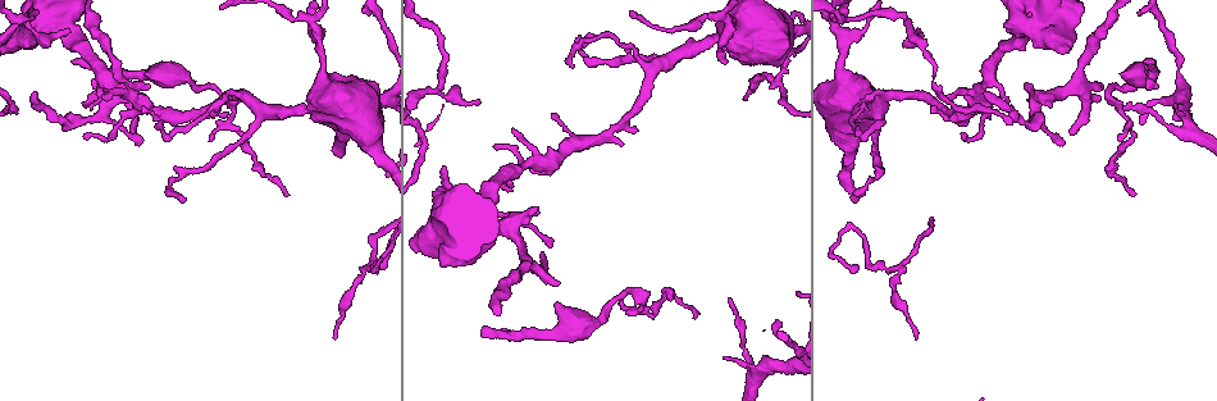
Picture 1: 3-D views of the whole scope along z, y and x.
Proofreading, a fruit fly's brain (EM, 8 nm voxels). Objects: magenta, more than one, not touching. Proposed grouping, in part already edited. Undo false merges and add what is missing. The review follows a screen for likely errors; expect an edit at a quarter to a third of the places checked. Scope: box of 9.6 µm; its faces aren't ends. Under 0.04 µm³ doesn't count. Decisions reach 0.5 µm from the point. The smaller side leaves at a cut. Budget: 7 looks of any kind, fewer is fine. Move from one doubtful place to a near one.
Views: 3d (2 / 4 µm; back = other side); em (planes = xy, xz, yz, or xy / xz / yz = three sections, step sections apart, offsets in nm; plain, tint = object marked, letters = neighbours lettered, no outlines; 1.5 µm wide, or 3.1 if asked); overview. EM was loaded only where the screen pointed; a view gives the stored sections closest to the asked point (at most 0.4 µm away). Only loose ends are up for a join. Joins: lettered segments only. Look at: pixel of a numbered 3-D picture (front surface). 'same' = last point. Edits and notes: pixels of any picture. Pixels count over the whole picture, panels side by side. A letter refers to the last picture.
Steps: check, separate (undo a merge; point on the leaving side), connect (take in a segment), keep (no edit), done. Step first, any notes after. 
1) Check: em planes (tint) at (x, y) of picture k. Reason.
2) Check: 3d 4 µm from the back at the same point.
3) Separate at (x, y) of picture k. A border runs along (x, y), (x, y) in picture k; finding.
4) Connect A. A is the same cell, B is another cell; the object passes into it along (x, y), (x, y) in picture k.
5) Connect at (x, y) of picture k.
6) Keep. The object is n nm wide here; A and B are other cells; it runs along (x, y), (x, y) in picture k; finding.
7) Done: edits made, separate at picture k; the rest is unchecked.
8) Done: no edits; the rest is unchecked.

Check: 3d 4 µm at (31, 26) of picture 1. A fork.

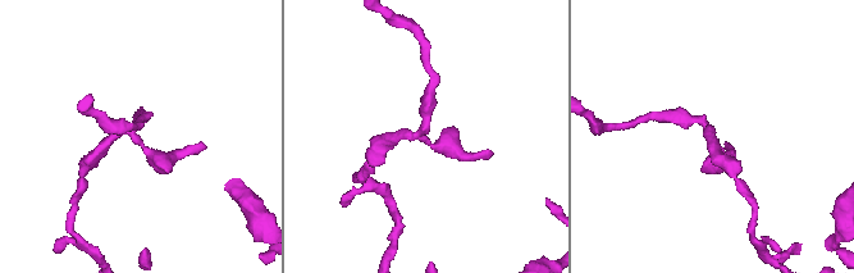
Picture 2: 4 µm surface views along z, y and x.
Check: em planes (plain) at (138, 138) of picture 2. Shape alone is not enough.

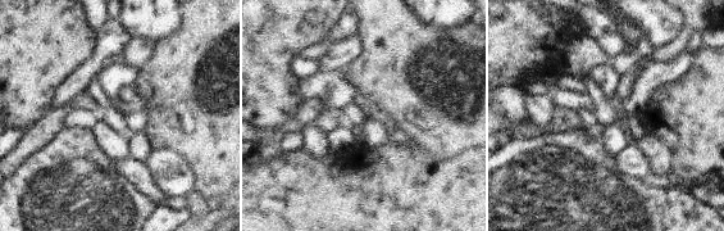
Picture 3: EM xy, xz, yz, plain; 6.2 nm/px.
Check: em planes (letters) at the same point. What lies round it.

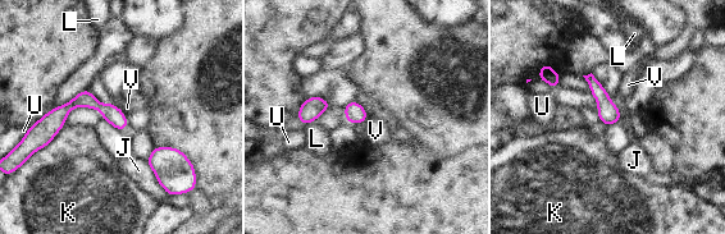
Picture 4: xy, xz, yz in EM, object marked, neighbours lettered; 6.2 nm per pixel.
Separate at (86, 99) of picture 4. The object is 110 nm wide here; the longest contact is with J, 240 nm; J, K, L, U and V are other cells; a second neuron is stuck on.

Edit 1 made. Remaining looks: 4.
Check: overview. Redraw.

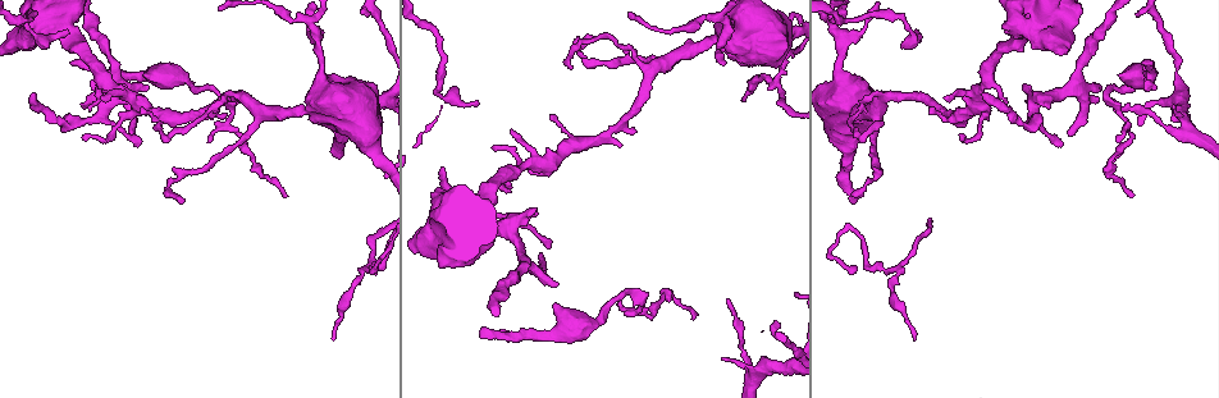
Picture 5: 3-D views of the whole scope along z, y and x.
Check: 3d 2 µm at (982, 92) of picture 5. Branch stops here.

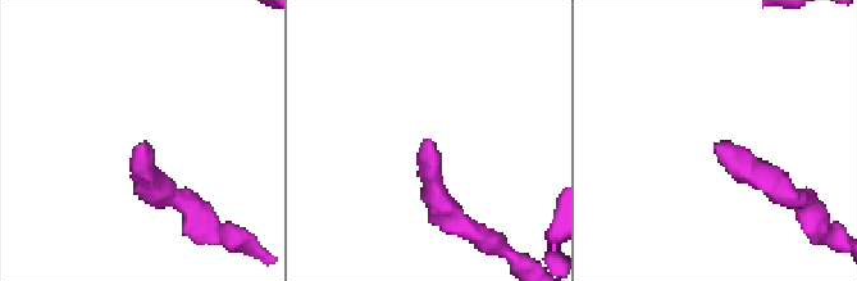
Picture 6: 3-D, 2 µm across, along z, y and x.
Check: em planes (letters) at (143, 143) of picture 6. Need the tissue.

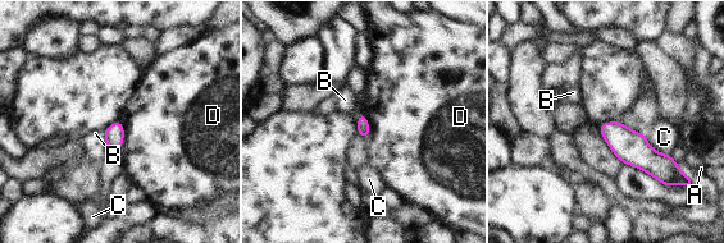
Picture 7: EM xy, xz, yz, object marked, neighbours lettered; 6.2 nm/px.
Keep. The longest contact is with C, 200 nm; A, B, C and D are other cells; a border runs along (122, 120), (123, 143), (119, 150) in picture 7; none of them fits.

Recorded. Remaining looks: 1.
Done: edits made, separate at picture 4; the rest is unchecked.

